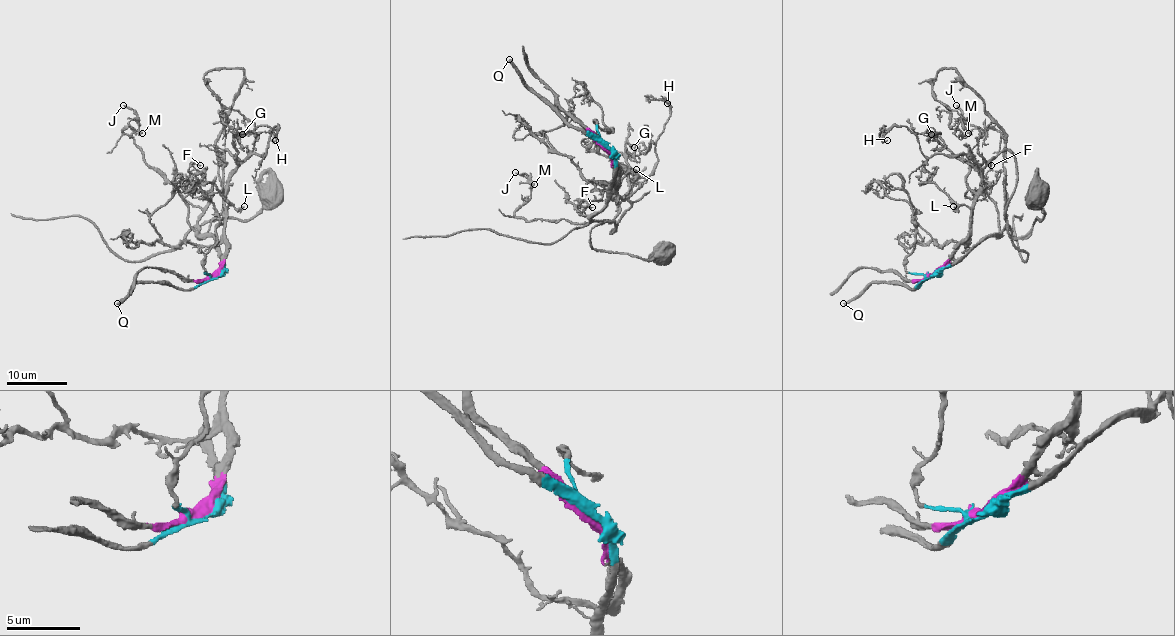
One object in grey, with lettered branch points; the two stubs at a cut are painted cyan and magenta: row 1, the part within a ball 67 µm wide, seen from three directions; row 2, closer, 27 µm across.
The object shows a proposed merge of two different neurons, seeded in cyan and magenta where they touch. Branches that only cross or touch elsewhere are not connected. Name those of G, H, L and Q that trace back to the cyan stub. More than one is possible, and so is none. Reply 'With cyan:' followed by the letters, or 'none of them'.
With cyan: Q

